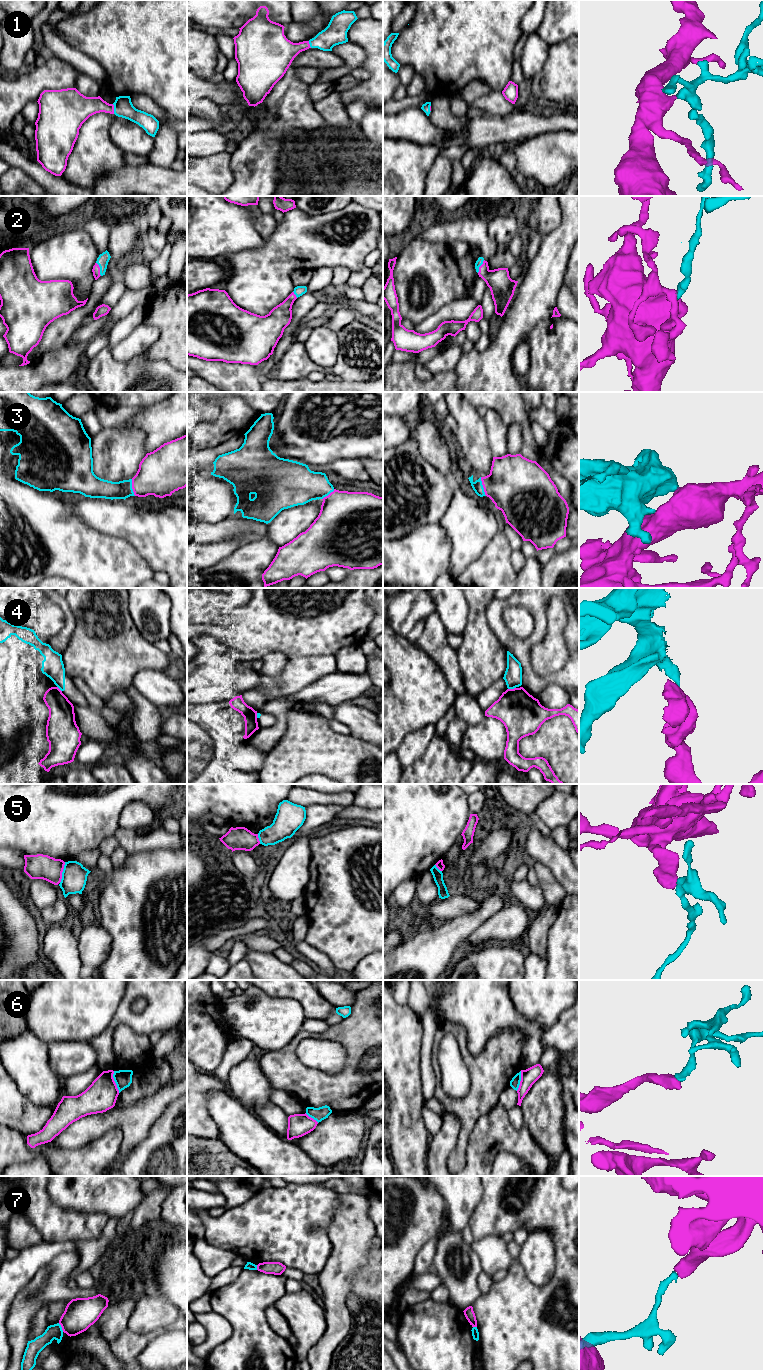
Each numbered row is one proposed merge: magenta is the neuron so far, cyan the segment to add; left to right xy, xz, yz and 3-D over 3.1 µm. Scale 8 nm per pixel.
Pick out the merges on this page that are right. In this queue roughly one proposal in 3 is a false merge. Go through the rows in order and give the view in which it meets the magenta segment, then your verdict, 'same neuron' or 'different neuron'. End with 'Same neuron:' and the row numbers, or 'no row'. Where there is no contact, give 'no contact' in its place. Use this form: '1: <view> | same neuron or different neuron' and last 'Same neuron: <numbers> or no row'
1: xy | same neuron
2: xy | same neuron
3: yz | same neuron
4: yz | different neuron
5: xy | different neuron
6: xy | different neuron
7: xy | different neuron
Same neuron: 1, 2, 3

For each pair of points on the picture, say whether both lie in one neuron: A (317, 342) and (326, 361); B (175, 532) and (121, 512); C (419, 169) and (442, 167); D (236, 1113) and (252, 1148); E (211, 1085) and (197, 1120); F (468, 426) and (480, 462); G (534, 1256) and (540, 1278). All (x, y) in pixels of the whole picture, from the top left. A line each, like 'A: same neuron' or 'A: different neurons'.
A: same neuron
B: same neuron
C: different neurons
D: same neuron
E: same neuron
F: same neuron
G: same neuron

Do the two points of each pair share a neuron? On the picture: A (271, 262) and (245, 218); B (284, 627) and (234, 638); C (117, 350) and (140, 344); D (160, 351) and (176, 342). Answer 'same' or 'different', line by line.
A: different
B: same
C: same
D: same

